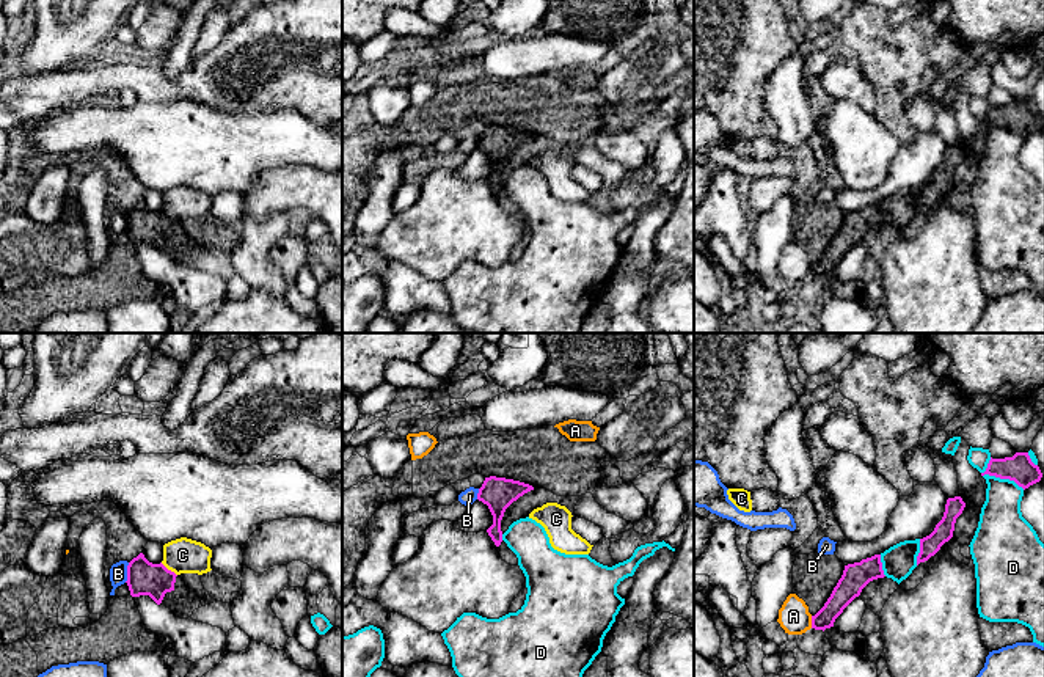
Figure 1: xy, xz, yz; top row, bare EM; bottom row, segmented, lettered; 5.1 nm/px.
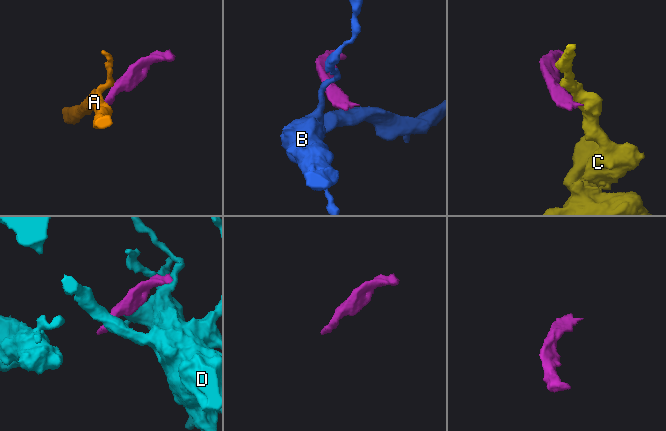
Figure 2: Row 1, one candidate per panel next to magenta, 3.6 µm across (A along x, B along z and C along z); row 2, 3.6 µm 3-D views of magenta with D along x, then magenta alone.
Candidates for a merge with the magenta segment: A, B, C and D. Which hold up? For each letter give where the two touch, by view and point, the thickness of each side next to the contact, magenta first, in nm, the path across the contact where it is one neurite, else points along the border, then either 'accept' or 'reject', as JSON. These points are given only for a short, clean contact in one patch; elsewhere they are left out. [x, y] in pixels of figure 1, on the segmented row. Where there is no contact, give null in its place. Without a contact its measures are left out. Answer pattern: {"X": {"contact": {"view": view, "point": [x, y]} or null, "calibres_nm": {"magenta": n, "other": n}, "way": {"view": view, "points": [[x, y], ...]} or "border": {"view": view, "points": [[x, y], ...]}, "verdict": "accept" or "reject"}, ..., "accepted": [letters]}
{"A": {"contact": {"view": "yz", "point": [812, 622]}, "calibres_nm": {"magenta": 120, "other": 160}, "border": {"view": "yz", "points": [[810, 616], [812, 627]]}, "verdict": "reject"}, "B": {"contact": {"view": "xy", "point": [127, 572]}, "calibres_nm": {"magenta": 180, "other": 100}, "border": {"view": "xy", "points": [[129, 563], [124, 581]]}, "verdict": "reject"}, "C": {"contact": {"view": "xy", "point": [167, 569]}, "calibres_nm": {"magenta": 180, "other": 180}, "border": {"view": "xy", "points": [[160, 563], [176, 575]]}, "verdict": "reject"}, "D": {"contact": {"view": "yz", "point": [997, 476]}, "calibres_nm": {"magenta": 140, "other": 220}, "verdict": "reject"}, "accepted": []}

